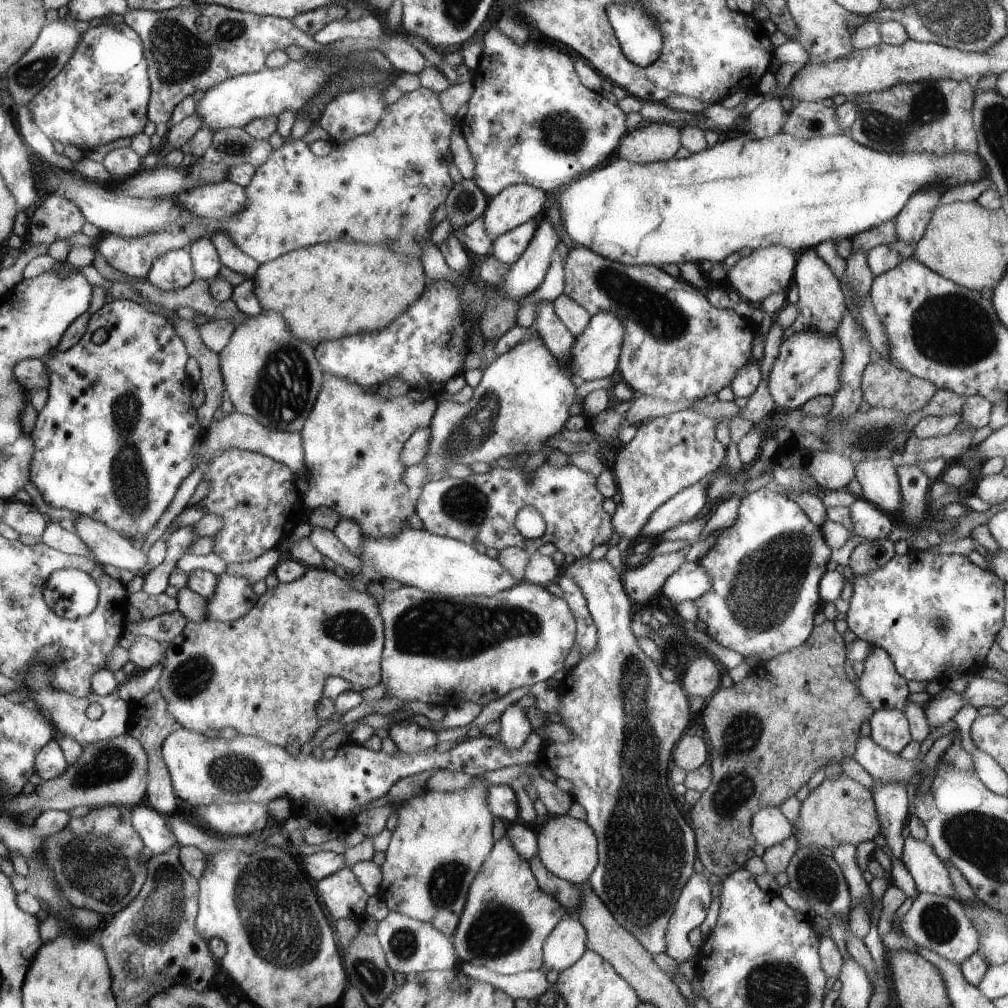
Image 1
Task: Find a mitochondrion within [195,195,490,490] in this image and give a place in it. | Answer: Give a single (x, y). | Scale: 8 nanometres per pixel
(281, 394)

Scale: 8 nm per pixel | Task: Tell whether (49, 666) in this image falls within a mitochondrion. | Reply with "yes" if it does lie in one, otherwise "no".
no

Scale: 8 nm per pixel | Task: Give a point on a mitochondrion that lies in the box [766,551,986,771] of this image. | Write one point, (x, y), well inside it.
(940, 626)

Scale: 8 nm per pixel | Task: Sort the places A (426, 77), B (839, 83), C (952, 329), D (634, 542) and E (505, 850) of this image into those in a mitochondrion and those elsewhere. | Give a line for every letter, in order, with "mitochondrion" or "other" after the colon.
A: other
B: other
C: mitochondrion
D: other
E: other

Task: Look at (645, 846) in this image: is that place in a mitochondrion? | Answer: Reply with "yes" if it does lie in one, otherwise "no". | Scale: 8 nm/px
yes

